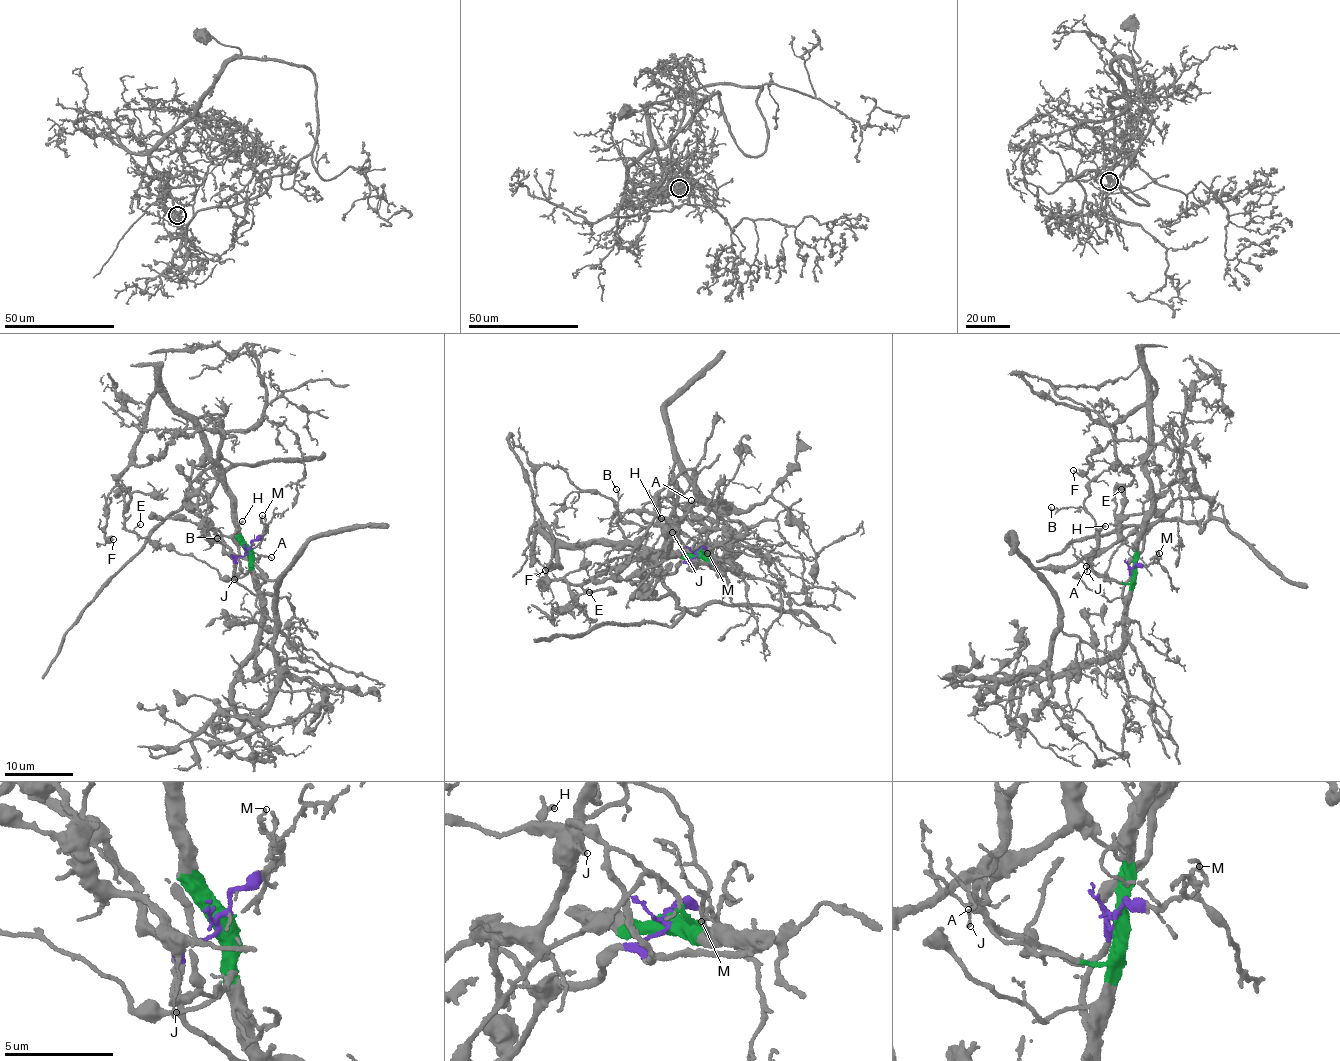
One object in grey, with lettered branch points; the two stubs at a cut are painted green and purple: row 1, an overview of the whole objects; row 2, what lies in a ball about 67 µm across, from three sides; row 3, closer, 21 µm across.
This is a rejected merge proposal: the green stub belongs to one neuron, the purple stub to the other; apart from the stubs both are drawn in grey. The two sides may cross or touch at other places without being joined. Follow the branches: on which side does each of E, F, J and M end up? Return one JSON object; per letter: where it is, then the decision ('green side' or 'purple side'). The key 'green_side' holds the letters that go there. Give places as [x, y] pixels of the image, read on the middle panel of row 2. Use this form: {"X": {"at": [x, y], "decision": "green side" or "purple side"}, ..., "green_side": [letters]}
{"E": {"at": [589, 592], "decision": "green side"}, "F": {"at": [545, 570], "decision": "green side"}, "J": {"at": [672, 532], "decision": "green side"}, "M": {"at": [707, 553], "decision": "purple side"}, "green_side": ["E", "F", "J"]}

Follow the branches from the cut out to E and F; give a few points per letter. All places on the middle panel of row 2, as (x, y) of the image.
E: (698, 554), (592, 539), (560, 548), (563, 568), (547, 578), (567, 583), (579, 609), (590, 592)
F: (698, 554), (657, 554), (647, 545), (592, 539), (560, 548), (563, 568), (549, 567), (543, 588), (545, 570)

